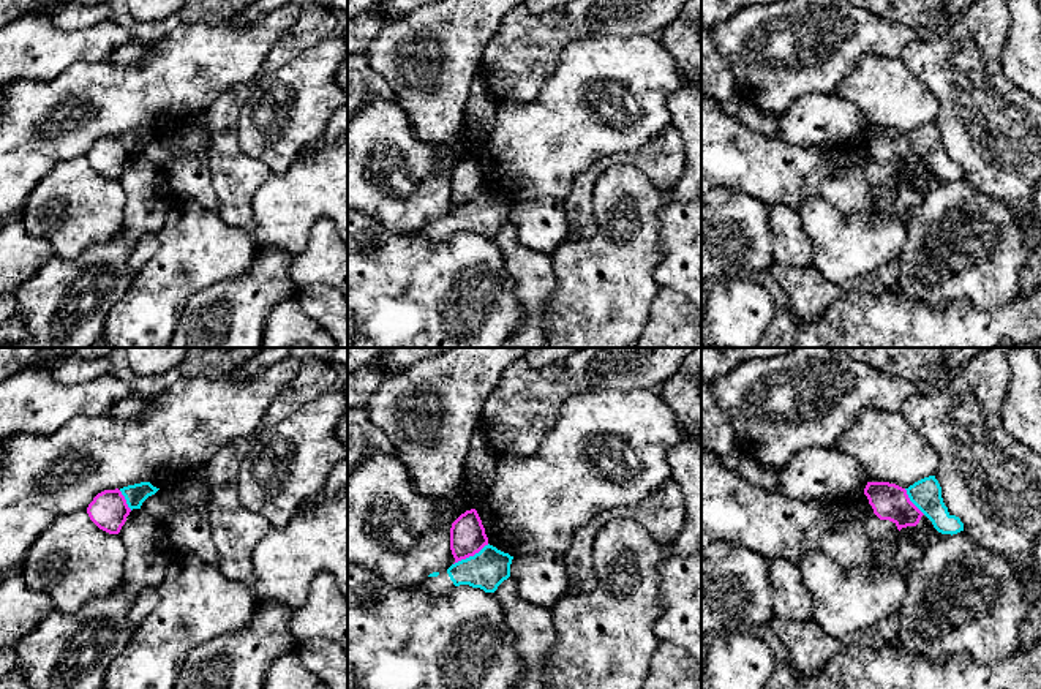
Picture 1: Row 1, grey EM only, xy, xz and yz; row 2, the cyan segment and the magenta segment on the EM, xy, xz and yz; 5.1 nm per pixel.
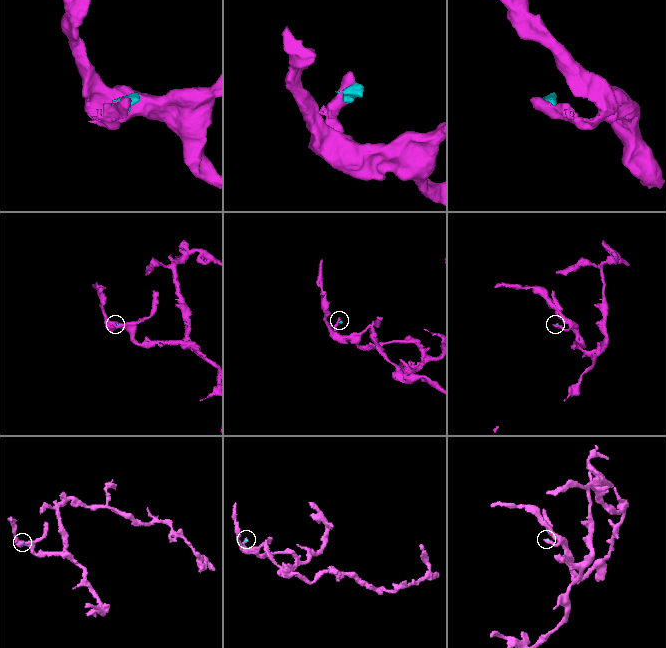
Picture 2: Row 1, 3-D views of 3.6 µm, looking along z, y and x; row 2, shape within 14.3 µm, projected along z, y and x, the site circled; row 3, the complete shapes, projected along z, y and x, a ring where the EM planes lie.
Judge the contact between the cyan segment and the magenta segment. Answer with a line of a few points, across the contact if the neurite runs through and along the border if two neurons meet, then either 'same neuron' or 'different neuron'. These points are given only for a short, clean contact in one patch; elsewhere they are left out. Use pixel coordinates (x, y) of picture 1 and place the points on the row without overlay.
line xz (488, 190), (454, 210); different neuron

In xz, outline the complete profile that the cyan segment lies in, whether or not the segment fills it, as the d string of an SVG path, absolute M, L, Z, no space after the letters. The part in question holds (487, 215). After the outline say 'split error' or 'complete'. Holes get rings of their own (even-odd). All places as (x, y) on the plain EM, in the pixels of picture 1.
M488 190L474 202L452 210L447 216L430 220L417 232L433 242L445 242L460 231L494 239L510 223L512 205L513 202Z | split error

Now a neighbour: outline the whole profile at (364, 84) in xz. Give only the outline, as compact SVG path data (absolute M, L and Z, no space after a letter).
M348 54L348 123L373 100L395 103L395 90L370 66L365 54Z

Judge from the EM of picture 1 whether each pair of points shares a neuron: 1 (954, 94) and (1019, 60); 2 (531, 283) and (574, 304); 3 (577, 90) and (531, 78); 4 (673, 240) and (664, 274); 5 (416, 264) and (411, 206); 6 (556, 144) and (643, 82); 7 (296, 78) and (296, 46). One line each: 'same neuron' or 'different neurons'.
1: different neurons
2: different neurons
3: different neurons
4: same neuron
5: different neurons
6: same neuron
7: different neurons

